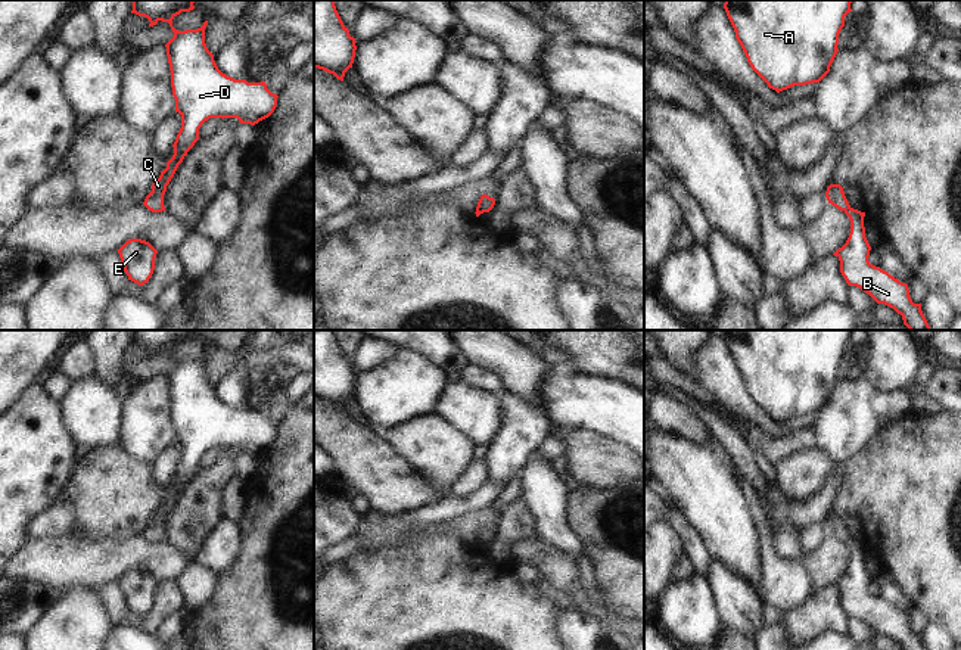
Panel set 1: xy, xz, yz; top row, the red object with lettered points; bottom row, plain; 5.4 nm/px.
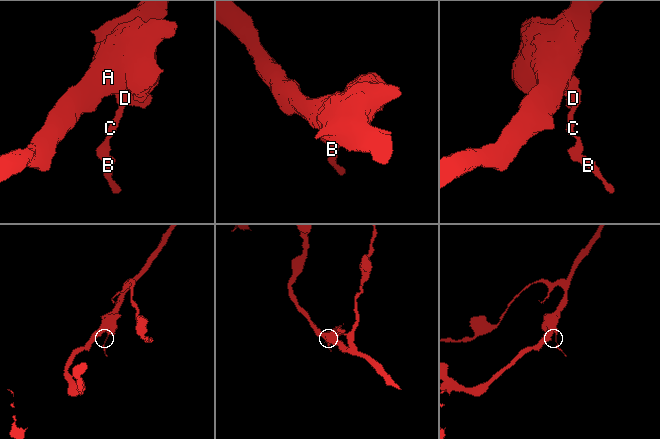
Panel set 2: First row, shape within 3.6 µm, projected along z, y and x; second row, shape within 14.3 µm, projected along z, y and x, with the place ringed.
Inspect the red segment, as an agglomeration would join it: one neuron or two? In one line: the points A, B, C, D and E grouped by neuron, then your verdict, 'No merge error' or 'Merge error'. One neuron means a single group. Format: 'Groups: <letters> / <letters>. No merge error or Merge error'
Groups: A B C D E. No merge error.

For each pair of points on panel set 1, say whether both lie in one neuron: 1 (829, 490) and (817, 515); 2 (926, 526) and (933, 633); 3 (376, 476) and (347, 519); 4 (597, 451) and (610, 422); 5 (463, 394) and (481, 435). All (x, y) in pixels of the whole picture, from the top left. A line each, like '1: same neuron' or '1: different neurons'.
1: same neuron
2: different neurons
3: different neurons
4: different neurons
5: same neuron

